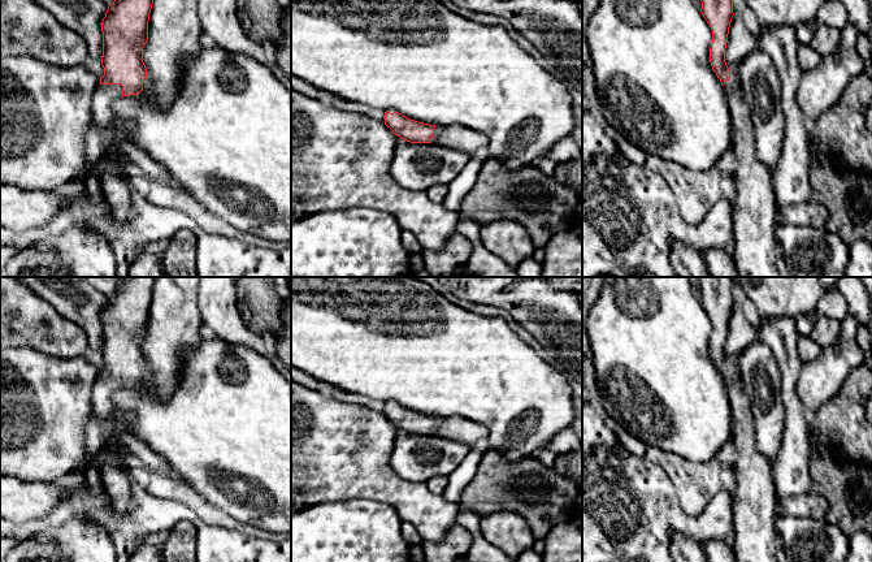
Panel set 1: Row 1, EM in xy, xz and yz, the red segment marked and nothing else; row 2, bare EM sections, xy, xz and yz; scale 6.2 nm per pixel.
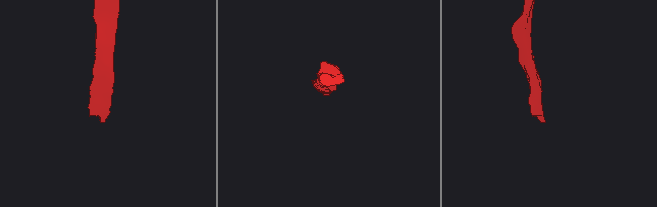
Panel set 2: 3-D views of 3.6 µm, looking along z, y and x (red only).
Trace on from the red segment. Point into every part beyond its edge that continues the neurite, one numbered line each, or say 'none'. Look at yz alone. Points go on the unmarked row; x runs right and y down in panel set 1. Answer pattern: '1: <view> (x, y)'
1: yz (755, 505)

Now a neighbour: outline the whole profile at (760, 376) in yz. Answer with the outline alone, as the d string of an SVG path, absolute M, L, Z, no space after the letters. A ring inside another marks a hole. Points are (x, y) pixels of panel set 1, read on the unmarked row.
M760 341L738 355L741 381L754 420L755 446L768 463L780 453L785 436L786 410L781 399L781 372L771 347Z

